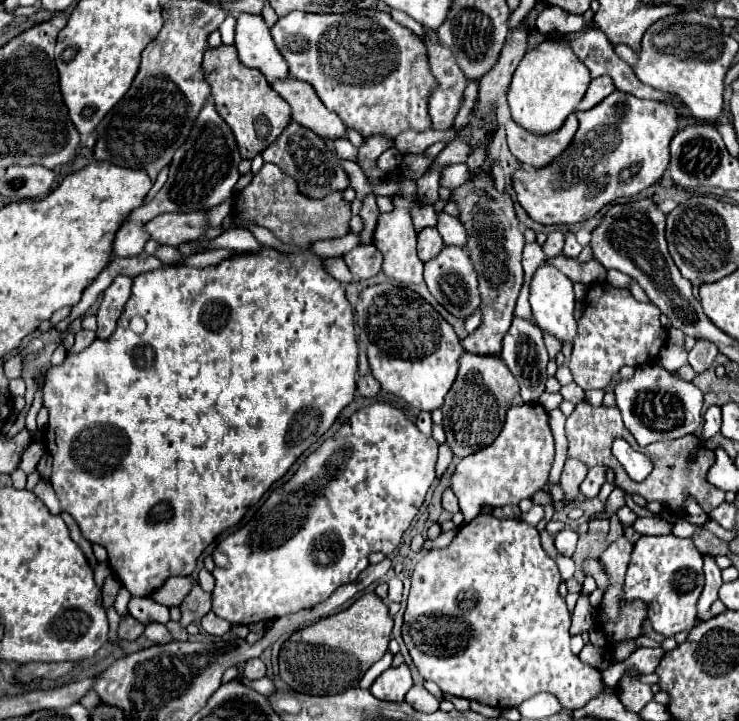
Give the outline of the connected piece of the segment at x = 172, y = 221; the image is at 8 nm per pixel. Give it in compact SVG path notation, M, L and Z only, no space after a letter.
M163 213L145 223L151 239L159 245L181 245L185 241L197 241L207 227L205 213Z

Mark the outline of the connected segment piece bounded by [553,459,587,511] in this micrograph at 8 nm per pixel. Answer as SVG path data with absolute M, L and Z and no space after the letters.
M573 459L565 461L565 469L563 469L563 475L561 475L561 489L565 493L565 499L553 501L553 511L561 511L567 505L573 505L577 501L579 485L583 483L585 475L587 475L587 467L581 461L573 461Z

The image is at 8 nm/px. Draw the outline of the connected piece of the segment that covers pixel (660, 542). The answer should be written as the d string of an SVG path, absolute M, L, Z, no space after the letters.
M643 535L633 545L623 601L643 601L647 607L647 619L653 629L665 637L673 637L679 631L691 629L697 623L695 603L703 589L703 555L697 551L693 539L681 539L675 535L649 537Z

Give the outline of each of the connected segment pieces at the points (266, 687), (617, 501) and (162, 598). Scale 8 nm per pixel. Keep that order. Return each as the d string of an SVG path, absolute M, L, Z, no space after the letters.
M243 677L243 683L247 685L247 687L253 687L253 689L257 689L259 693L263 693L263 695L273 695L273 689L275 689L275 685L273 685L273 681L269 681L267 677L263 677L263 679L257 679L257 681L249 681L249 679L245 679Z
M615 487L605 503L603 513L599 513L599 515L613 515L613 513L617 513L619 507L626 505L625 497L626 493L620 488Z
M169 577L165 581L165 585L161 585L159 589L153 591L151 599L161 603L161 605L167 605L167 607L173 607L173 605L181 605L183 597L189 593L189 589L193 587L193 579L191 577Z

